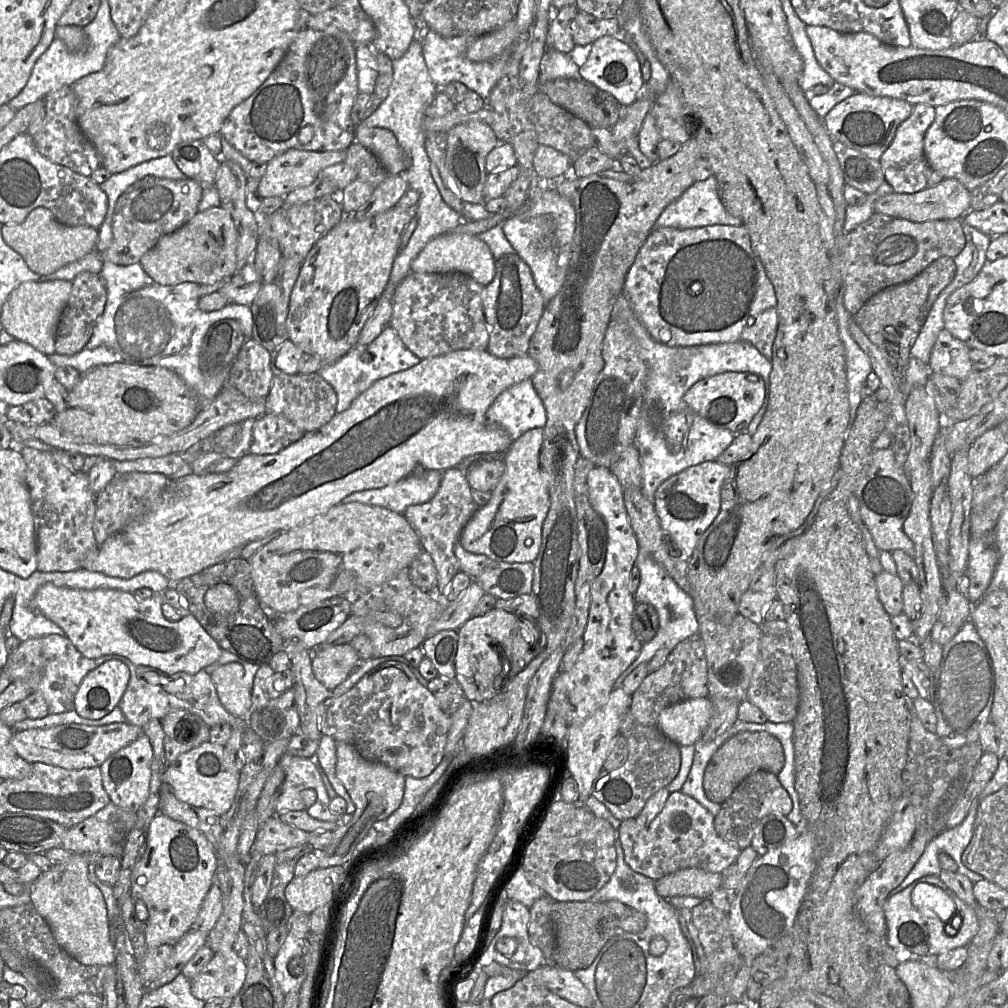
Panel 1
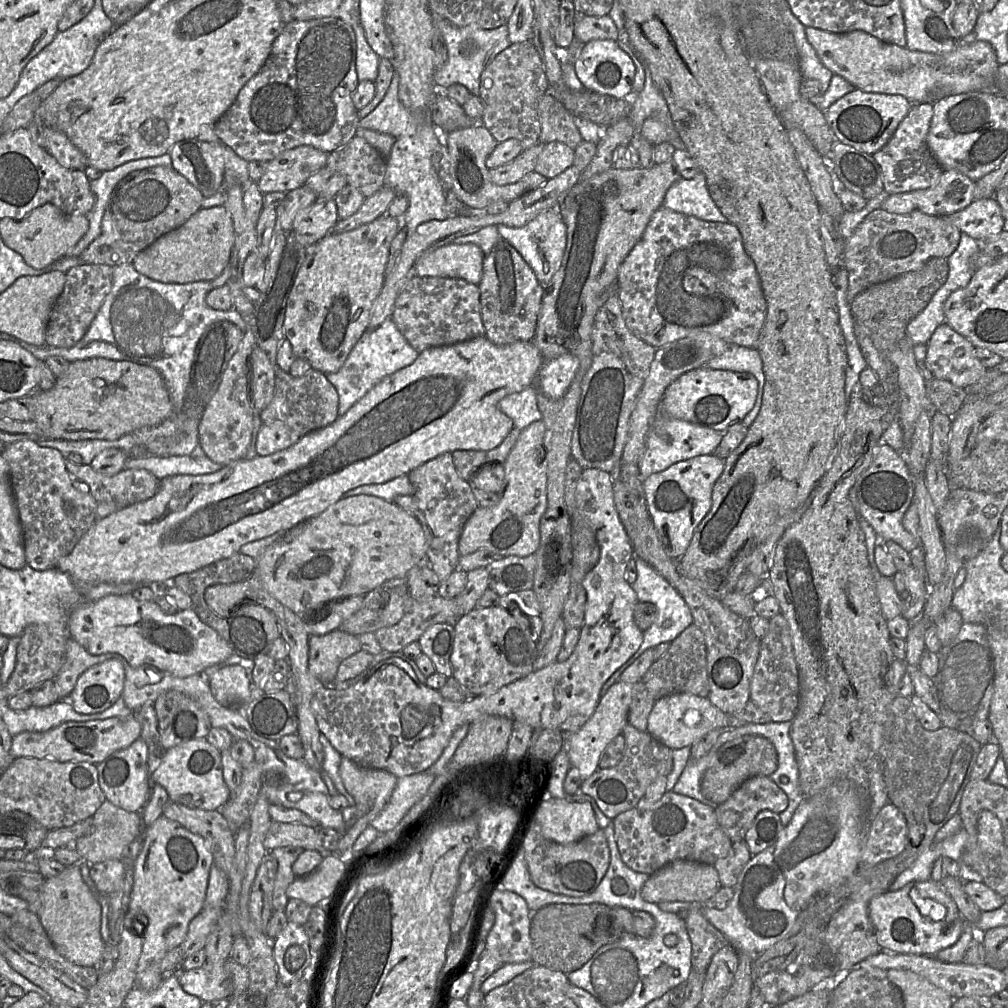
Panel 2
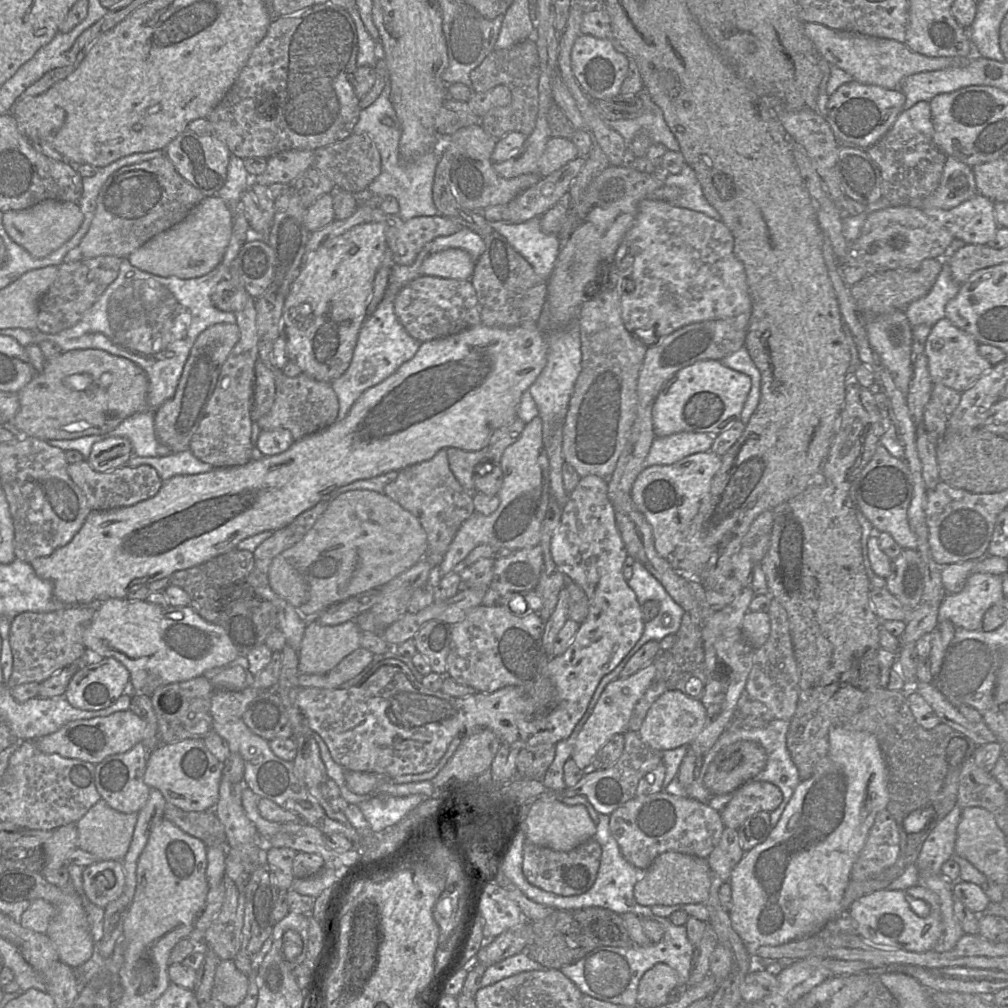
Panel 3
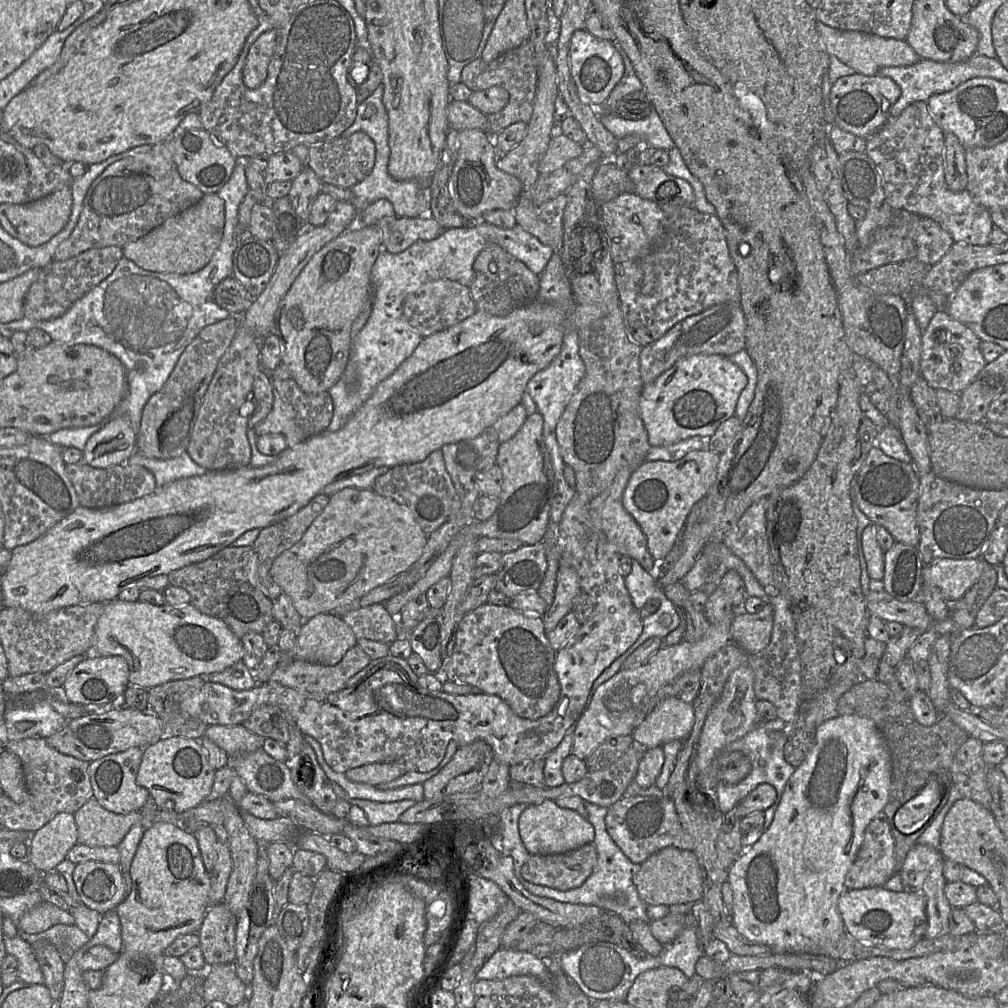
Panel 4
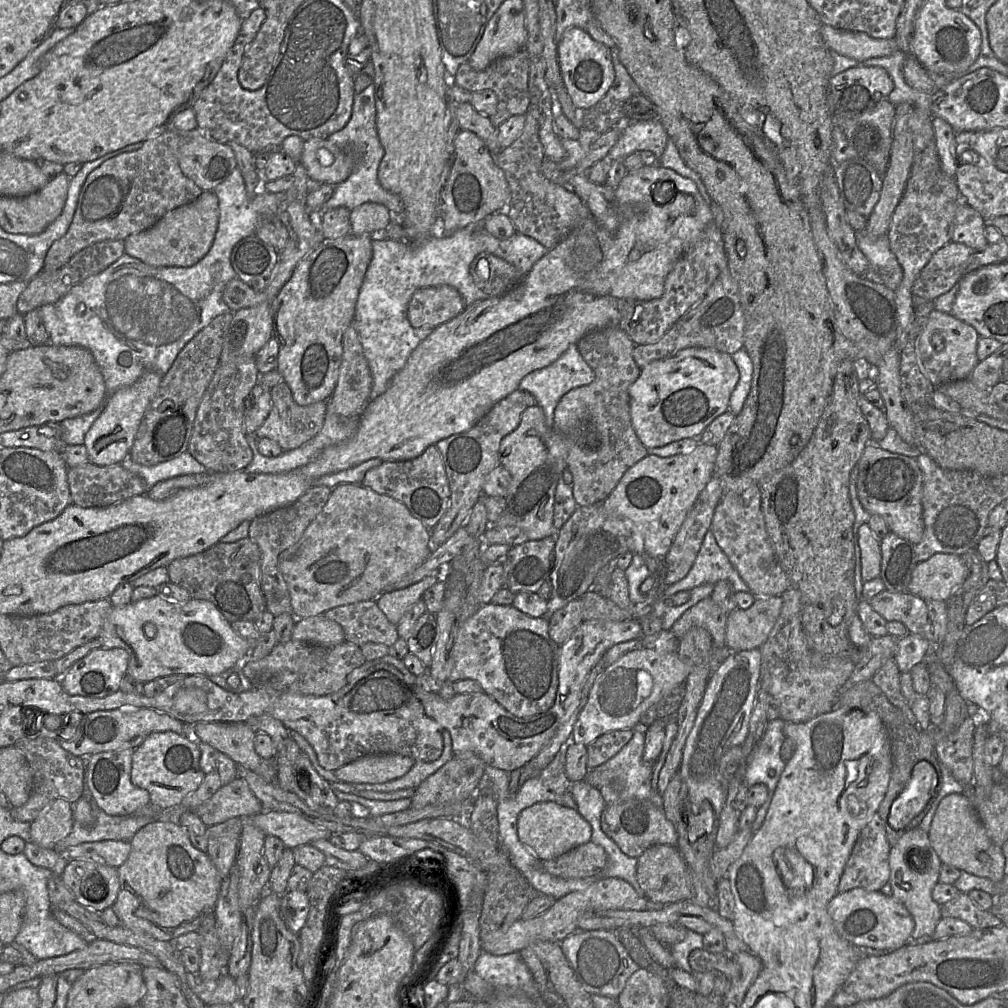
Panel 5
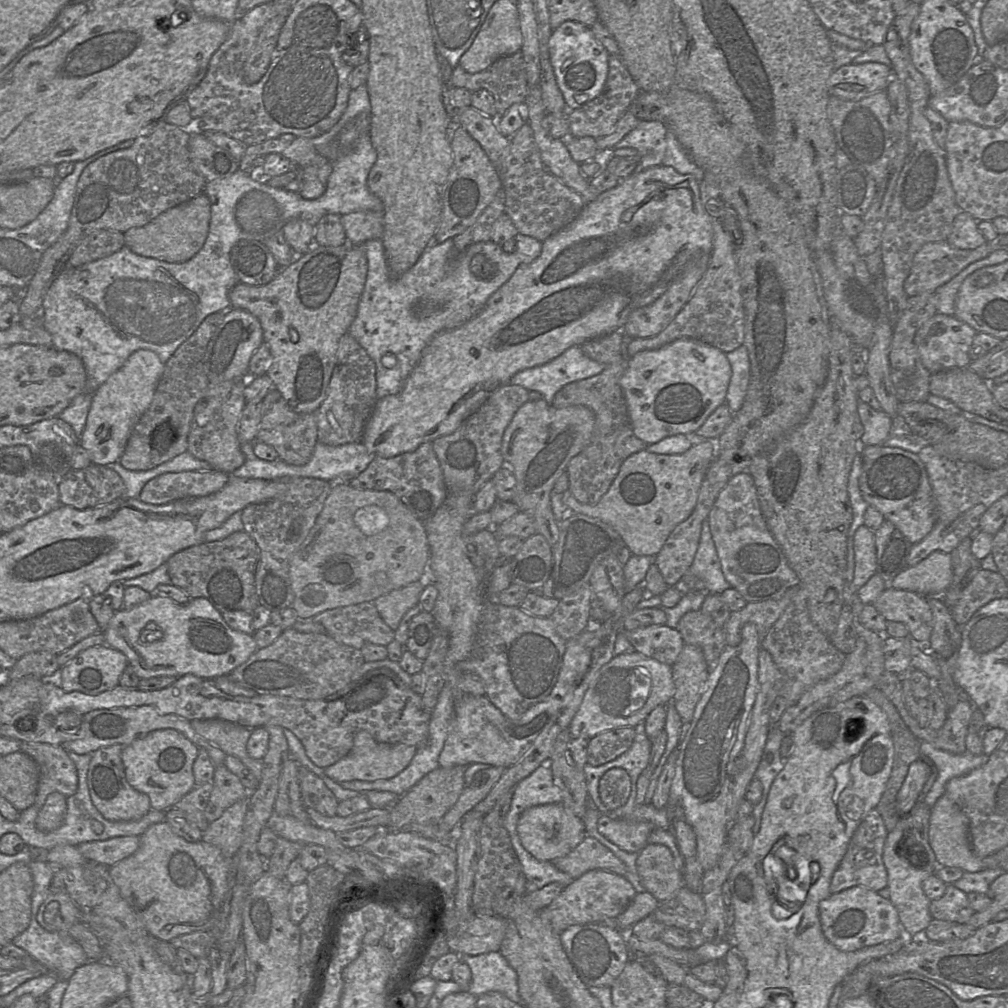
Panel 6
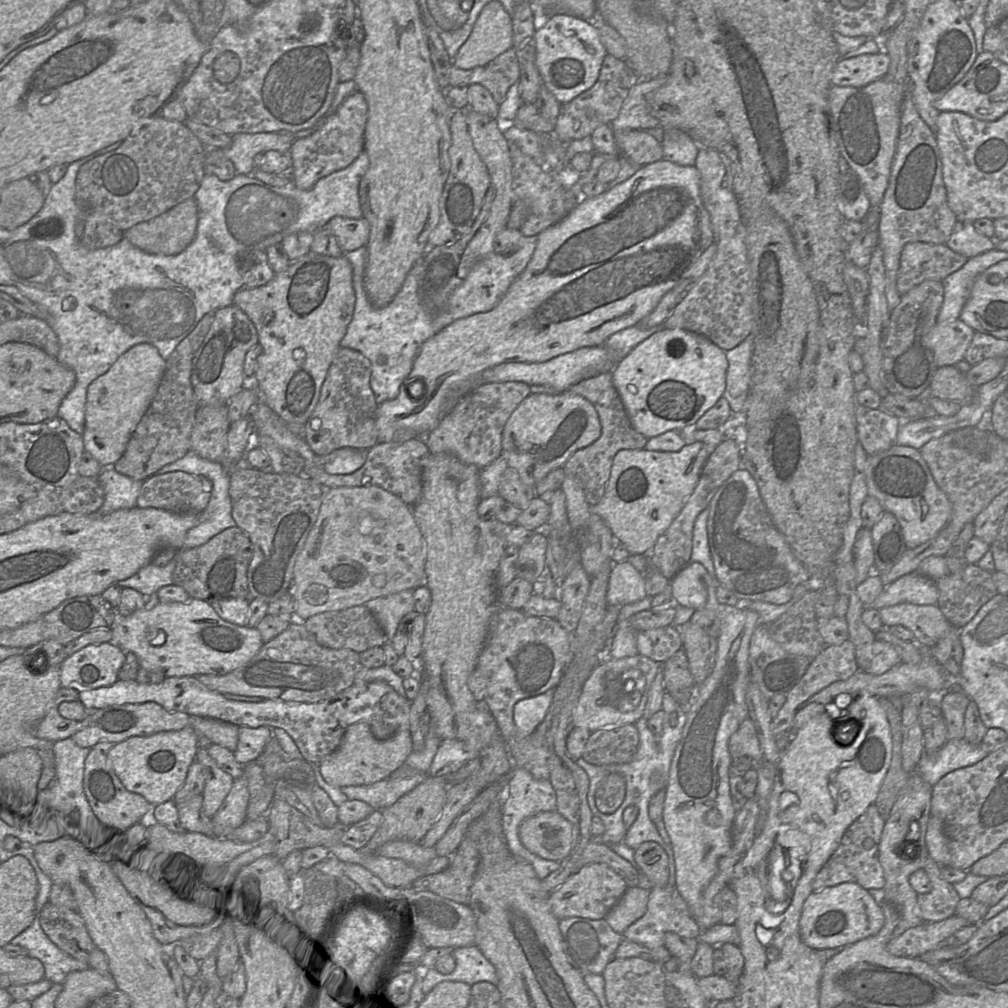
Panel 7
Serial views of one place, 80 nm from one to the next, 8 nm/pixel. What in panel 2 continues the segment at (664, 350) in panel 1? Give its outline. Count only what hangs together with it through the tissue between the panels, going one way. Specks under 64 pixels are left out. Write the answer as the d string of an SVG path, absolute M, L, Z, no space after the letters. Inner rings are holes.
M732 344L724 353L712 358L704 366L717 370L748 372L755 376L758 381L757 398L753 408L742 420L742 424L749 428L760 411L765 384L763 362L759 351L756 348ZM660 406L647 436L645 452L640 463L641 477L645 479L683 460L713 454L724 434L685 420L669 417L662 413Z

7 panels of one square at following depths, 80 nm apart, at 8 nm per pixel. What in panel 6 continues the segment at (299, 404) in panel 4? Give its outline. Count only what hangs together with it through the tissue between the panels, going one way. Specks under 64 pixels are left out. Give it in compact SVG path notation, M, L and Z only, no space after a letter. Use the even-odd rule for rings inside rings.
M275 388L260 401L260 411L262 420L258 426L256 440L272 446L278 453L278 459L290 465L306 464L311 459L318 441L316 413L295 412Z

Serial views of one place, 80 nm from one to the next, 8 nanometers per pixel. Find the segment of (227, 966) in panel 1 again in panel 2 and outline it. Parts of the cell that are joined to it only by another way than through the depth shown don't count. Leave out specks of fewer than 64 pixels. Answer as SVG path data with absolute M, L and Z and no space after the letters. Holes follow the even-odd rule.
M225 963L205 964L193 970L178 970L179 983L183 990L203 1002L230 999L233 994L232 981L225 969Z

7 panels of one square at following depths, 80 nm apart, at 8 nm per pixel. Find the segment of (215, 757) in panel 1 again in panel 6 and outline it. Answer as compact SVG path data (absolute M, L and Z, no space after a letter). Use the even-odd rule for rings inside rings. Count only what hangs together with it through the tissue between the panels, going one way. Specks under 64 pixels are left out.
M173 729L153 731L124 746L121 759L128 784L149 797L152 810L165 812L194 787L193 763L199 748Z

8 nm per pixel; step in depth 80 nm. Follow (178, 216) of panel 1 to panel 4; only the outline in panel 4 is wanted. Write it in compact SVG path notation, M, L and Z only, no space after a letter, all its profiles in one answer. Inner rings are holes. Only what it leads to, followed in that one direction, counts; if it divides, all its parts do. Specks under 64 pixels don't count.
M163 141L157 144L150 145L150 149L144 153L138 153L136 155L123 158L121 160L118 160L112 164L110 164L90 185L90 187L87 190L87 193L85 195L84 201L83 201L83 207L79 216L79 219L77 221L77 224L75 225L71 235L60 243L60 245L57 247L53 254L53 261L66 261L68 259L71 259L73 257L76 257L80 255L81 253L95 248L104 248L108 246L118 246L123 248L126 244L130 242L134 242L145 235L147 235L149 232L160 226L162 223L164 223L167 219L174 217L183 211L187 210L194 204L196 204L202 197L204 196L204 193L197 188L195 185L191 184L190 182L187 182L184 180L178 171L177 165L173 158L172 153L172 141Z

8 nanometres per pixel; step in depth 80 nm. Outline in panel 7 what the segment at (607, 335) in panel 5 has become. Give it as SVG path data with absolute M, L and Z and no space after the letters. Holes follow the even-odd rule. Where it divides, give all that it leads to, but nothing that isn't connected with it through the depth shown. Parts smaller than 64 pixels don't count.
M605 372L571 385L568 390L587 399L598 413L601 434L590 445L574 452L563 466L565 475L577 481L585 491L590 506L596 505L604 495L610 477L613 459L617 452L627 449L644 449L647 438L632 426L619 393L613 385L612 372Z

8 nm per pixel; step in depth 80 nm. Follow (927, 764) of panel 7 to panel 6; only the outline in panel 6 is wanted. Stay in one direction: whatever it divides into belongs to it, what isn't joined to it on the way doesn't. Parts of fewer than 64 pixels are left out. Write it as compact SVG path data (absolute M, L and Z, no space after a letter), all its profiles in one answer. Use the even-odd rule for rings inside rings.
M921 741L920 752L930 759L937 769L937 778L923 799L931 811L938 799L944 795L949 780L968 774L983 765L988 758L985 753L973 755L969 751L952 754L934 747L927 741Z

